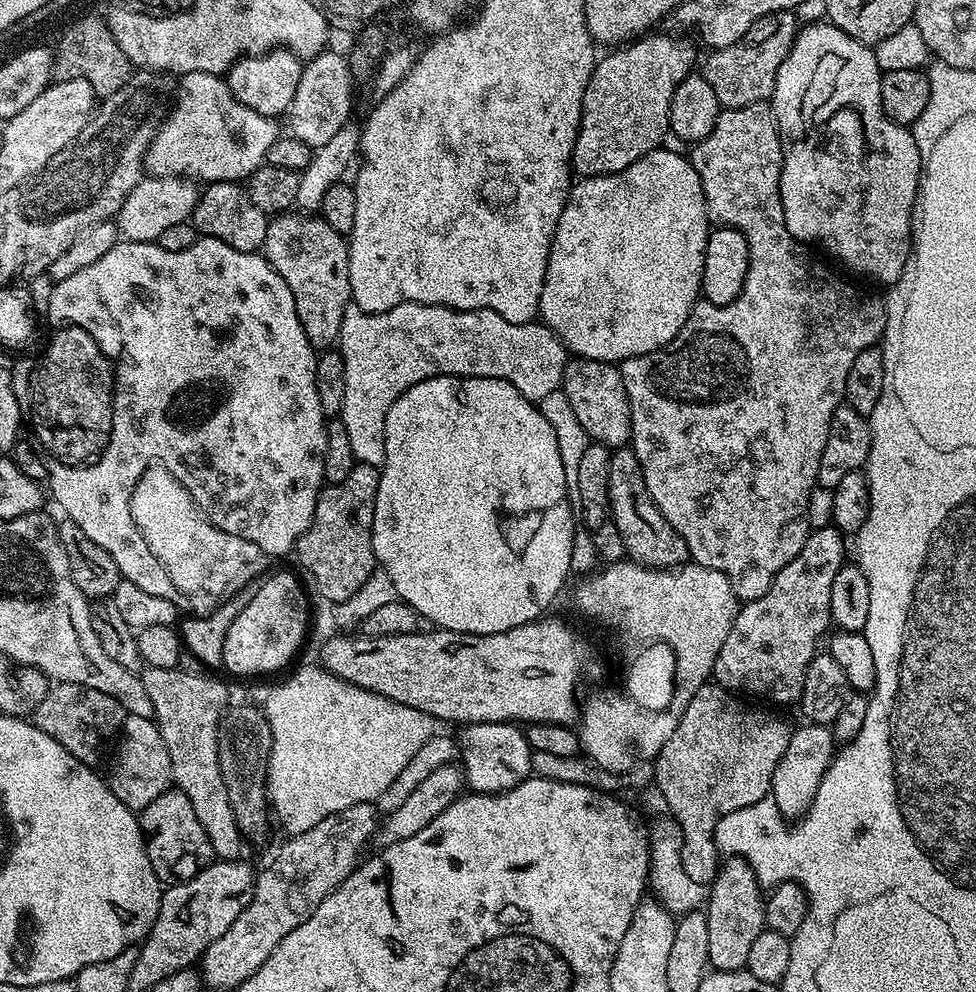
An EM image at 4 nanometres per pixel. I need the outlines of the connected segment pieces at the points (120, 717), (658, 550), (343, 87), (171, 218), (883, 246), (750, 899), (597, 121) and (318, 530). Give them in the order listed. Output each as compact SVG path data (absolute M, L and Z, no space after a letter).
M56 682L49 687L46 698L38 702L30 720L38 730L50 734L50 738L54 738L54 742L61 744L74 758L83 764L96 766L100 755L107 750L108 743L110 748L117 739L126 716L122 704L116 698L103 694L102 690L90 690L90 686L81 684Z
M631 447L615 449L610 458L608 508L614 526L618 526L618 534L622 534L622 546L631 563L640 564L643 568L669 569L679 568L689 559L688 547L682 534L678 534L678 530L674 530L674 526L666 522L662 510L658 510L658 506L650 498L642 466Z
M325 50L311 57L304 64L302 78L298 82L298 90L294 93L294 102L288 107L286 121L291 135L302 138L306 146L312 149L326 146L344 124L349 123L352 112L352 80L354 73L349 61L344 60L333 50Z
M149 175L147 178L141 178L134 190L130 190L126 202L122 202L119 212L114 217L119 235L124 240L159 241L163 232L178 227L183 220L185 223L191 217L197 195L197 185L191 179L182 176Z
M830 22L824 24L808 24L799 29L796 33L796 41L786 54L782 66L778 66L778 78L770 97L773 105L779 104L804 104L808 100L808 95L812 92L816 80L832 80L832 88L824 92L824 101L812 112L812 117L804 124L804 132L796 132L792 136L792 145L789 143L784 149L784 164L780 167L780 197L782 198L782 210L786 218L786 230L795 240L800 241L805 246L817 244L820 248L825 248L836 260L841 260L852 272L857 272L860 276L865 276L868 280L873 280L876 284L891 286L902 274L906 266L908 256L912 252L912 207L916 205L918 189L920 187L920 177L922 175L922 161L920 158L920 148L916 145L911 131L903 124L895 124L882 110L882 90L880 89L881 71L876 61L876 53L867 44L860 43L859 40L850 38L838 26Z
M732 854L721 863L716 879L706 896L706 913L709 922L709 965L718 972L738 972L748 967L754 938L765 931L765 893L756 879L756 871L739 854Z
M648 34L627 46L617 47L609 51L612 52L609 56L601 55L592 65L590 82L582 98L580 129L572 151L572 170L577 177L610 176L614 172L621 172L663 145L660 143L664 140L664 132L666 136L669 131L670 98L674 98L678 82L693 75L697 45L692 45L688 40L679 40L676 36L656 35Z
M357 462L350 474L342 478L342 482L321 487L320 497L314 506L312 525L296 539L294 549L297 562L316 583L316 592L321 601L329 600L335 604L346 602L346 598L361 589L362 582L377 571L372 527L379 485L380 468Z

